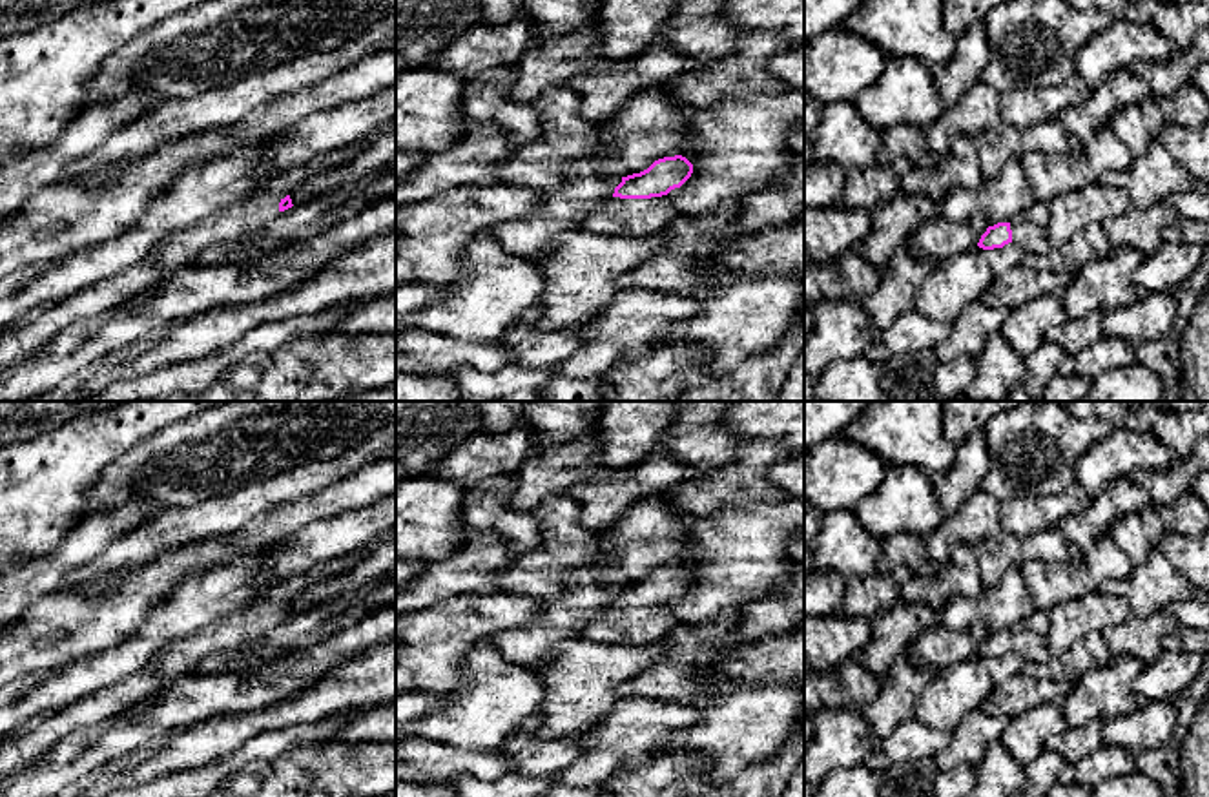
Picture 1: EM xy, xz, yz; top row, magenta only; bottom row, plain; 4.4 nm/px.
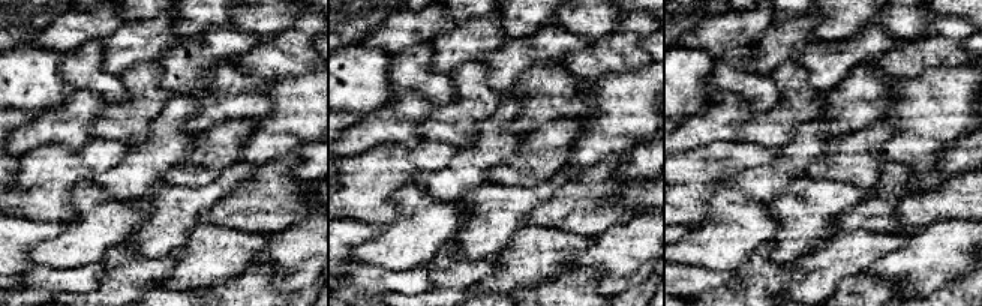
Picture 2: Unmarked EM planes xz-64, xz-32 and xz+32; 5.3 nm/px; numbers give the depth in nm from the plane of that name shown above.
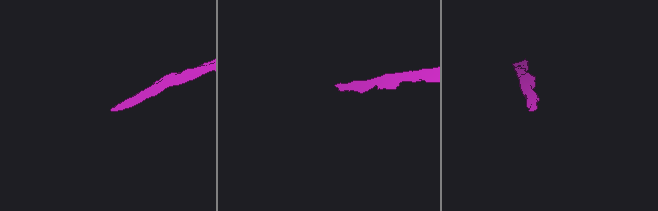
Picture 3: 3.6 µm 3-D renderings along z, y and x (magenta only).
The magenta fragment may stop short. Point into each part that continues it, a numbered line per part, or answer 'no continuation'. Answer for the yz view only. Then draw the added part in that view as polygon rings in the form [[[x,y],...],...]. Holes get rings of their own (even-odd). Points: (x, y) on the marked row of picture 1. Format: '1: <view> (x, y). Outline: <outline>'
1: yz (1031, 228). Outline: [[[1036,202],[1032,208],[1010,221],[1012,243],[1023,252],[1045,255],[1049,243],[1049,206]]]

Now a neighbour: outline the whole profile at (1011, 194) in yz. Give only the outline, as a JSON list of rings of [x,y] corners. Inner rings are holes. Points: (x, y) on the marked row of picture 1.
[[[1012,159],[996,181],[985,181],[979,188],[946,188],[935,204],[937,213],[952,224],[963,224],[976,213],[983,213],[988,226],[994,226],[1010,223],[1036,202],[1025,164],[1021,159]]]

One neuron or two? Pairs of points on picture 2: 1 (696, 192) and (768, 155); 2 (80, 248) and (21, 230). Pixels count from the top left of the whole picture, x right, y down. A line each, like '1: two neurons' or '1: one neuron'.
1: one neuron
2: two neurons

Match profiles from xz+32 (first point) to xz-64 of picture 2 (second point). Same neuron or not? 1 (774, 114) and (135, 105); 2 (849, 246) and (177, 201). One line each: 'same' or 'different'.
1: same
2: different

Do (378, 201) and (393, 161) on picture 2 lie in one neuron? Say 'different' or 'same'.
same

